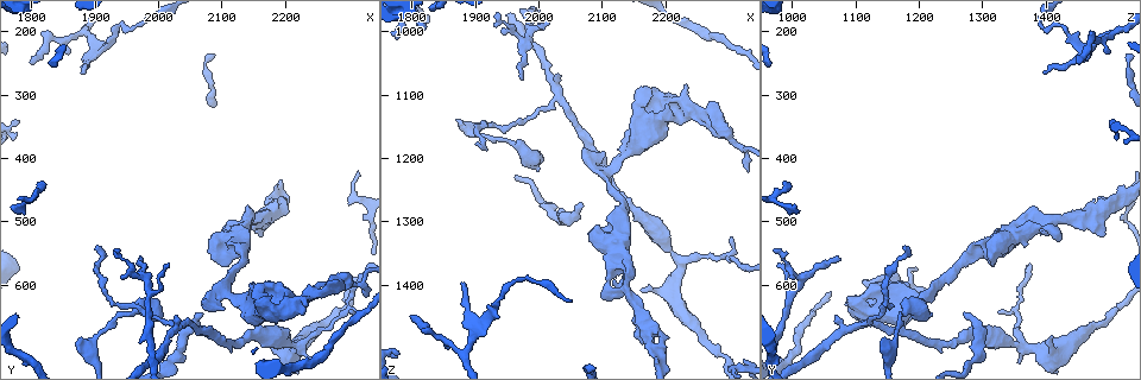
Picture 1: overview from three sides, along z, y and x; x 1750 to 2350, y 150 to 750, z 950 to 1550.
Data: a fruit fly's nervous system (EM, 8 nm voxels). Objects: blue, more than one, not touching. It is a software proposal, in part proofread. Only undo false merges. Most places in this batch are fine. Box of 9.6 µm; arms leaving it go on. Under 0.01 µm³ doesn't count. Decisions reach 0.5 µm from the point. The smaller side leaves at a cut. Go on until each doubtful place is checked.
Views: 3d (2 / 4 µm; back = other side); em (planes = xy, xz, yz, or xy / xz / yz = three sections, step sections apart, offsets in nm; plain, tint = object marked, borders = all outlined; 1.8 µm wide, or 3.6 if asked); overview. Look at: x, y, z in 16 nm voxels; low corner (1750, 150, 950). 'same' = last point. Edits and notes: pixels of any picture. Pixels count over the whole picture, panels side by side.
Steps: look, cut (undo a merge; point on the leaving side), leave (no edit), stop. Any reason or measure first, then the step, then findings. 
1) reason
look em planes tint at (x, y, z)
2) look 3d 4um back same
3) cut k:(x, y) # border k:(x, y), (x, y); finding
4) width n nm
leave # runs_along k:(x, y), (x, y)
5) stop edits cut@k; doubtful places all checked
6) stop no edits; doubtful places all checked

calibre changes
look em 3.6um planes tint at (2125, 535, 1325)

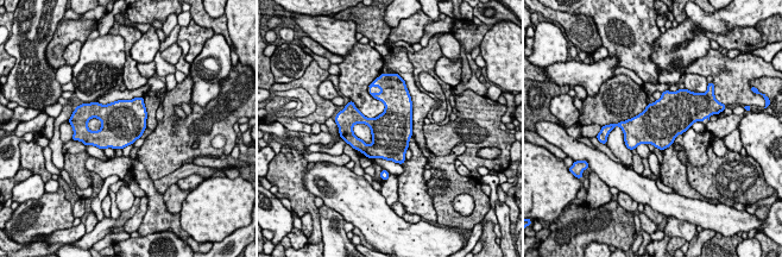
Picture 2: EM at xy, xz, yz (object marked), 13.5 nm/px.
width 550 nm
leave # continuous, no second neuron

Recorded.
sudden change in width
look em xz step 8 plain at (2120, 525, 1420)

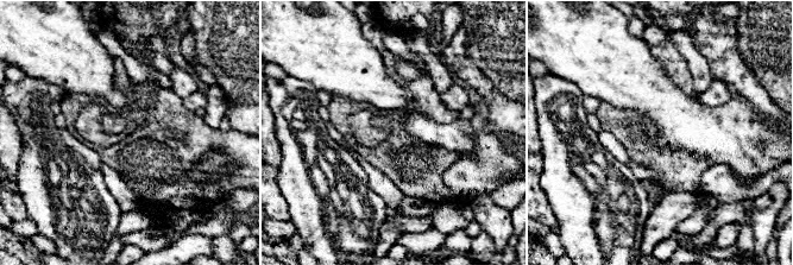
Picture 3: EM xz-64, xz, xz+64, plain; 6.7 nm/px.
look em xz step 8 tint same

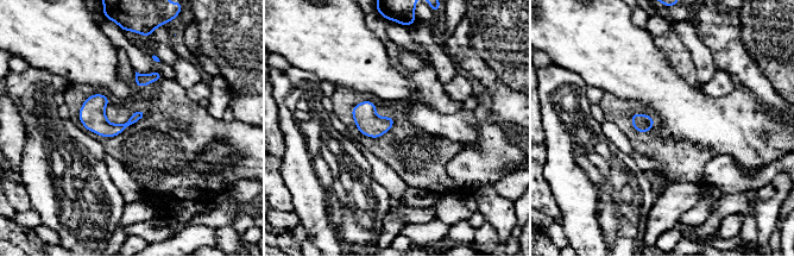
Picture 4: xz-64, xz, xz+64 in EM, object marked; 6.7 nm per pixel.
leave # one neuron here

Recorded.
calibre changes
look em planes tint at (2110, 615, 1225)

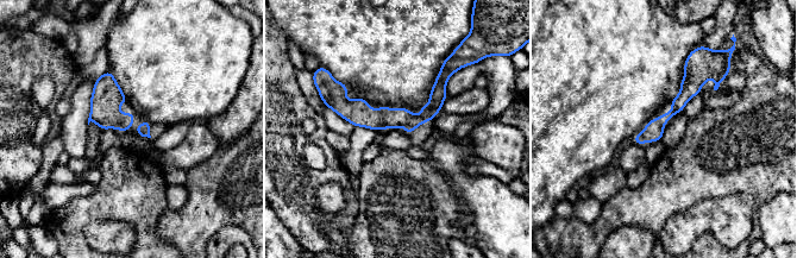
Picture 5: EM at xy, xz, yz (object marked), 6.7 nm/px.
leave # runs_along 5:(445, 75), (421, 118), (331, 102); one neuron here

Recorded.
sharp bend
look 3d 2um at (1915, 225, 1460)

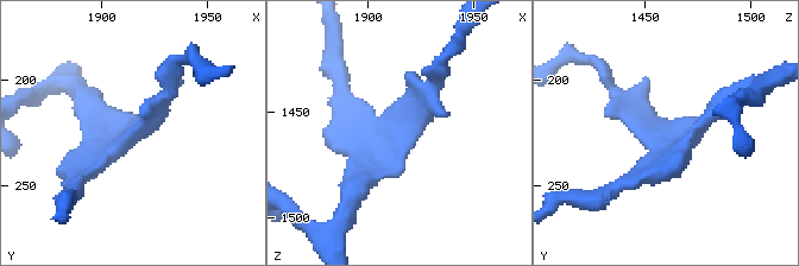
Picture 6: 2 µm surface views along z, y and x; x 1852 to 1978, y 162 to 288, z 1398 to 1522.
shape alone is not enough
look em planes plain at (1914, 226, 1459)

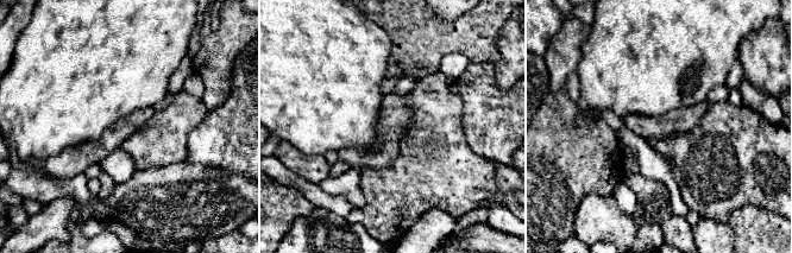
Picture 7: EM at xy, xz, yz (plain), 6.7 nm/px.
where the object lies
look em planes tint same

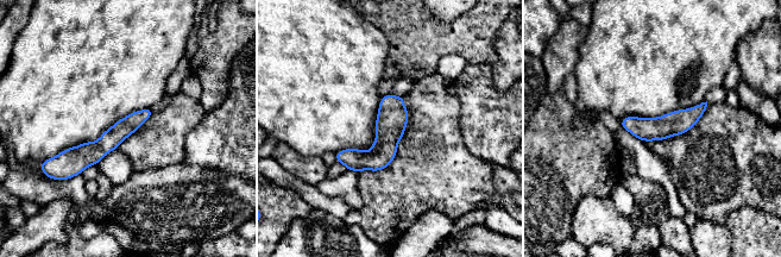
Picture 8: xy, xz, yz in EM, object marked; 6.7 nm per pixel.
width 140 nm
leave # runs_along 8:(149, 112), (98, 150), (63, 164); continuous, no second neuron

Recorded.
calibre changes
look em planes borders at (2140, 500, 1375)

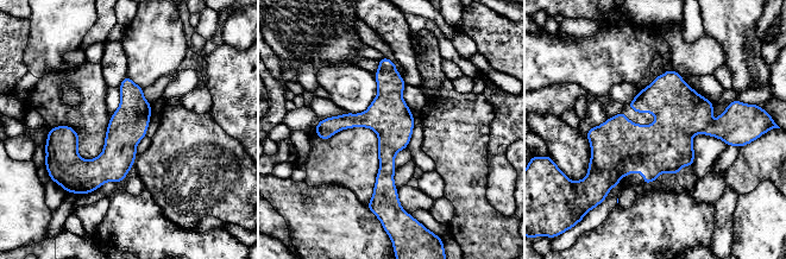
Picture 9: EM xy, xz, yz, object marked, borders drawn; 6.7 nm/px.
width 260 nm
leave # all the same neuron

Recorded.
abrupt turn
look em xz step 8 tint at (2275, 605, 1125)

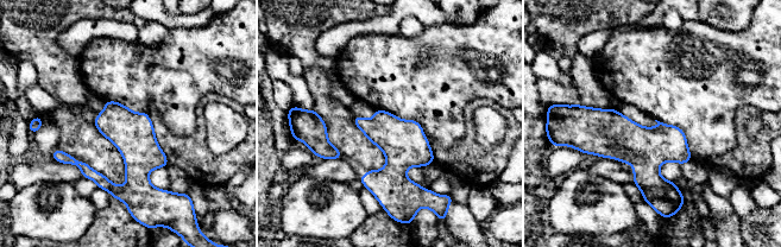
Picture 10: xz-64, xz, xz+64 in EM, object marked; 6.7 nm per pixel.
width 260 nm
leave # all the same neuron

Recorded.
abrupt turn
look 3d 4um at (1980, 590, 1015)

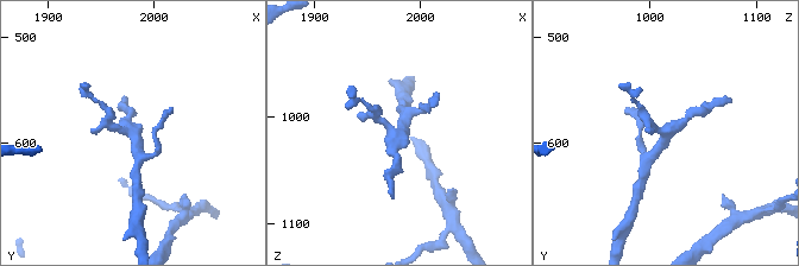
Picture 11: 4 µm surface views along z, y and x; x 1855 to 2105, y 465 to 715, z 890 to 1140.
look em planes tint at (1980, 594, 1016)

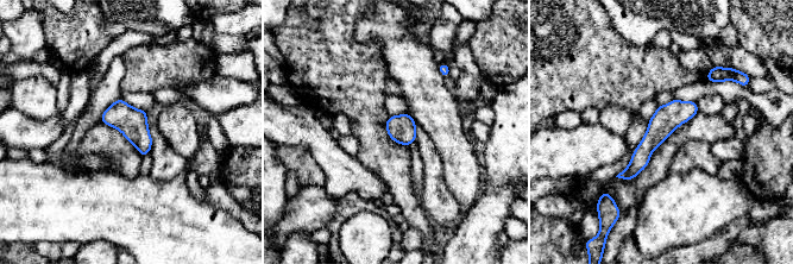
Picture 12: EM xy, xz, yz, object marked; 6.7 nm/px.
leave # runs_along 12:(692, 104), (622, 175); one neuron here

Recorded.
stop no edits; doubtful places all checked

